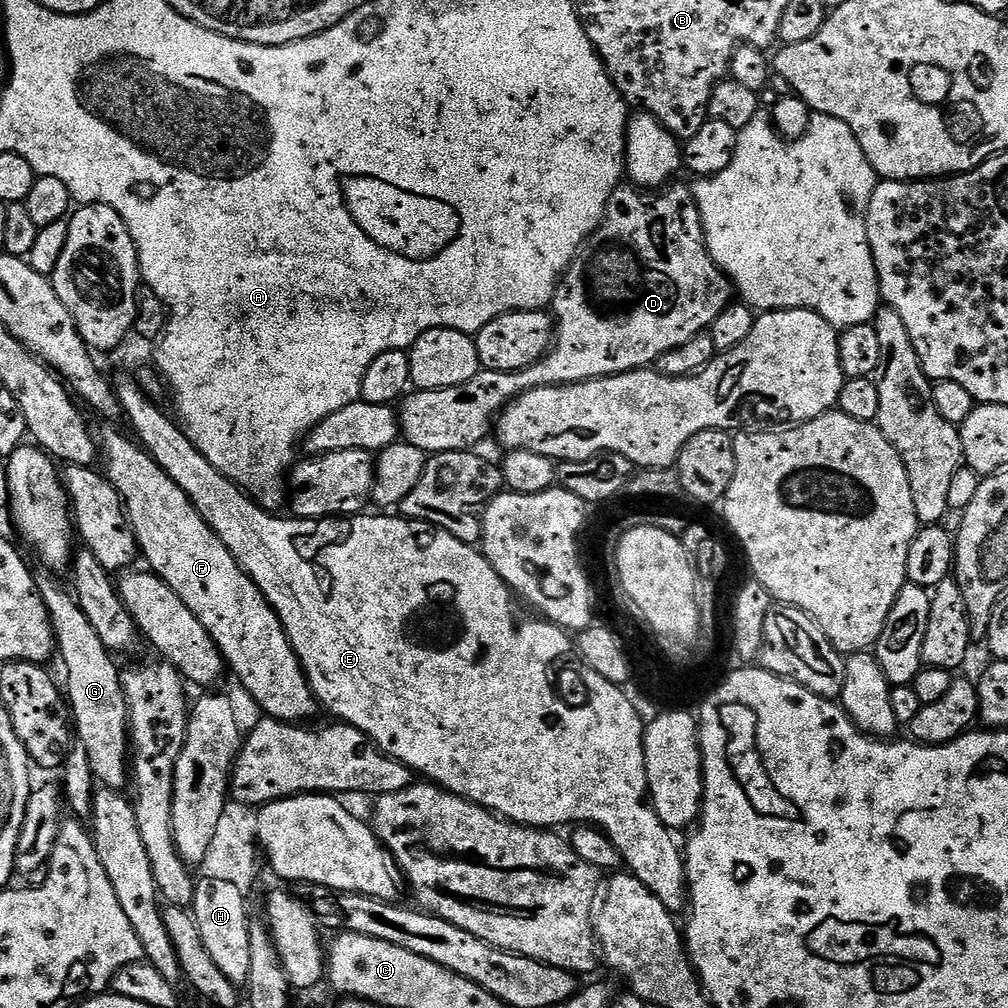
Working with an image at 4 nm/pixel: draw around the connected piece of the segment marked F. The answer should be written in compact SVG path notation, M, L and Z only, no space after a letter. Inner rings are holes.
M115 427L105 428L108 429L105 430L104 437L101 435L98 440L102 449L102 464L104 460L103 467L106 469L108 481L118 490L128 522L136 535L139 555L148 563L145 565L161 576L170 586L170 590L174 590L174 594L178 594L178 598L182 598L182 602L186 602L186 606L194 610L194 618L198 618L198 622L202 622L202 626L206 626L206 630L214 638L231 675L233 672L237 676L238 684L254 696L265 717L289 722L311 721L311 716L318 709L316 695L308 685L308 675L296 657L292 643L288 641L278 614L268 604L262 590L258 590L256 583L240 569L234 554L230 554L230 550L222 546L222 538L218 538L218 534L210 530L182 486L178 486L178 482L174 482L174 478L170 478L166 470L162 470L162 466L158 466L158 462L154 462L150 453L145 452L135 439L127 435L119 436L112 429Z

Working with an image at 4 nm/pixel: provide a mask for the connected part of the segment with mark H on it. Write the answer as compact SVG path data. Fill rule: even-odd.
M199 877L196 881L195 898L191 909L198 922L199 934L217 963L222 974L237 986L247 985L250 978L250 917L246 912L246 894L235 885L213 878Z

